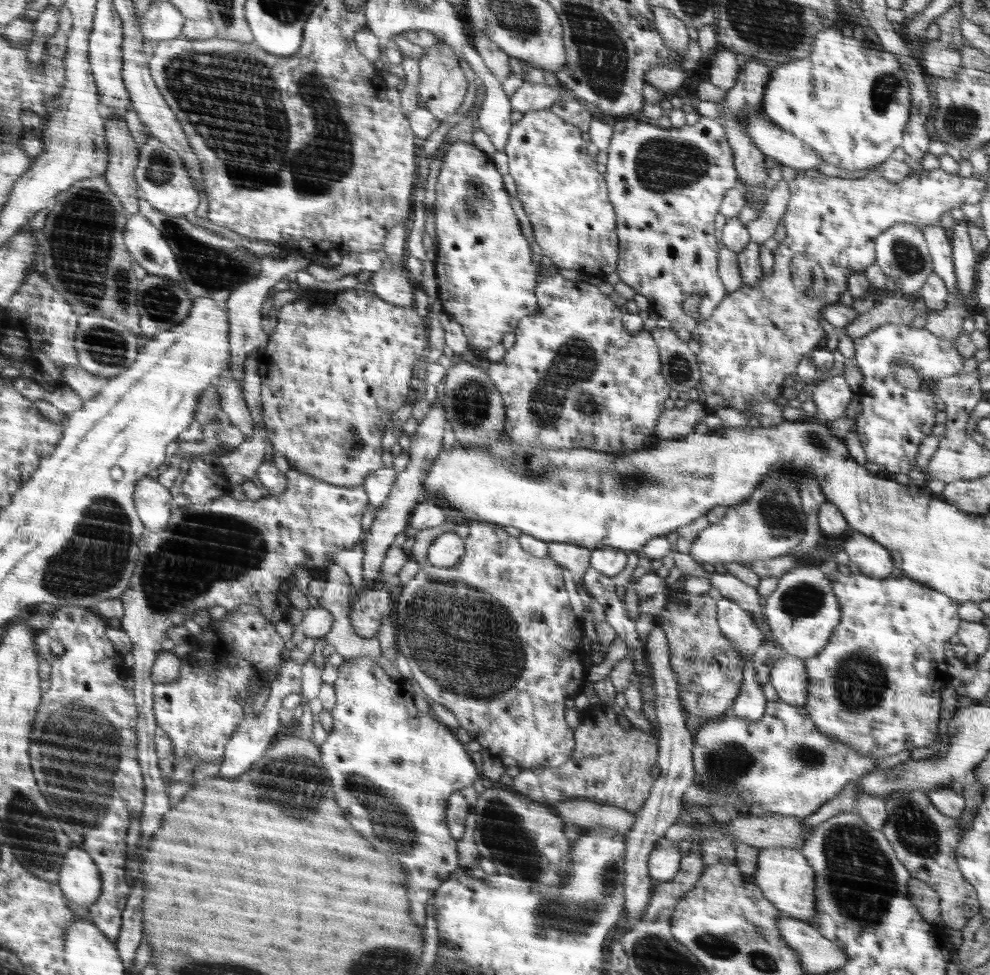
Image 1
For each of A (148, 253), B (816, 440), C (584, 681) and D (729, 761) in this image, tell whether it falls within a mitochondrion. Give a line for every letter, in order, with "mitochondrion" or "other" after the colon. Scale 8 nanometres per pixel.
A: mitochondrion
B: mitochondrion
C: other
D: mitochondrion

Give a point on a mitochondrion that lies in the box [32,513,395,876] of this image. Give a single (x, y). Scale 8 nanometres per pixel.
(75, 772)

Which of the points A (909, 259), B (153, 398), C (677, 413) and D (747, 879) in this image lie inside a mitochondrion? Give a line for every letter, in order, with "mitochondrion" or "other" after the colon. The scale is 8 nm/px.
A: mitochondrion
B: other
C: other
D: other

